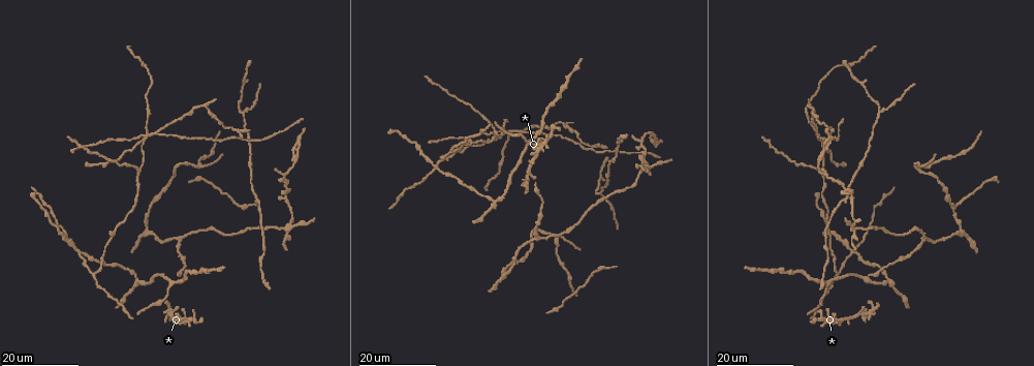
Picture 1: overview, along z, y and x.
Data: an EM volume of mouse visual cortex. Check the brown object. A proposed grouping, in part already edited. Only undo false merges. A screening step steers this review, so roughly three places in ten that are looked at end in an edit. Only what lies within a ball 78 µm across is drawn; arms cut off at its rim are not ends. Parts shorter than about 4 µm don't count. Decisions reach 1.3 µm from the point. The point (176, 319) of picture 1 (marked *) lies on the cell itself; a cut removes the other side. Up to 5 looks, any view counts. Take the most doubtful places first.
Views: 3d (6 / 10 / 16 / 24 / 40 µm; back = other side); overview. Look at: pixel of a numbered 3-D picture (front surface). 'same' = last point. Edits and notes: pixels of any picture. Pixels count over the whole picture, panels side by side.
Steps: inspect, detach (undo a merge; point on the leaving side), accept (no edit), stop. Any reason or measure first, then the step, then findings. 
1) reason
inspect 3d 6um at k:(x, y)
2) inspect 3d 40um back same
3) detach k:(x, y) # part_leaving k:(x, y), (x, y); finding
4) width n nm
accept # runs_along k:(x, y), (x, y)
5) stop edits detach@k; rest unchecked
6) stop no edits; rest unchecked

looks like a crossing
inspect 3d 24um at 1:(76, 252)

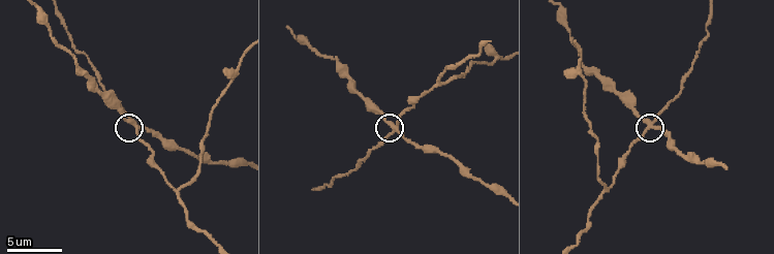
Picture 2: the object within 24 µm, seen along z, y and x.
inspect 3d 6um at 2:(134, 123)

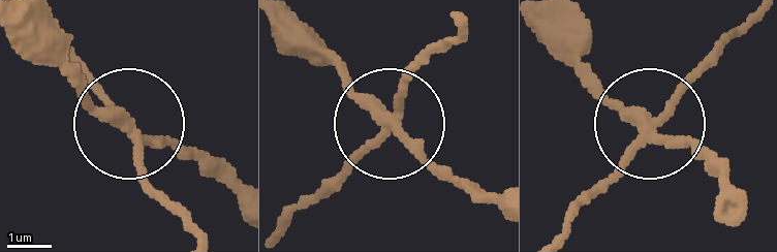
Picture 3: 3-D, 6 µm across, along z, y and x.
inspect 3d 6um back at 3:(641, 128)

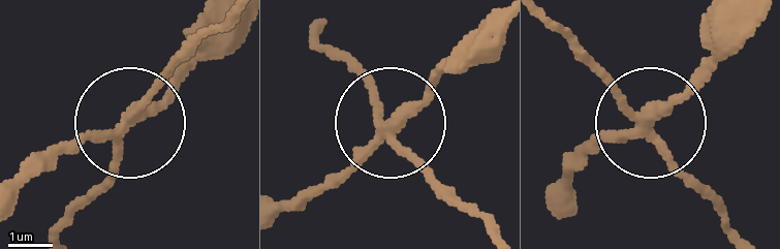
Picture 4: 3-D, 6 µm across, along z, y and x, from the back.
detach 4:(83, 135) # part_leaving 4:(121, 120), (24, 180); a second cell is stuck on

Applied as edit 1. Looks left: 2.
side arm on a straight run
inspect 3d 24um at 1:(144, 138)

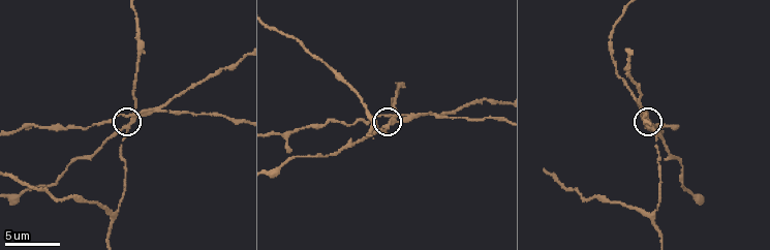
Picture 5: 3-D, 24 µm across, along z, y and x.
closer look
inspect 3d 10um at 5:(652, 126)

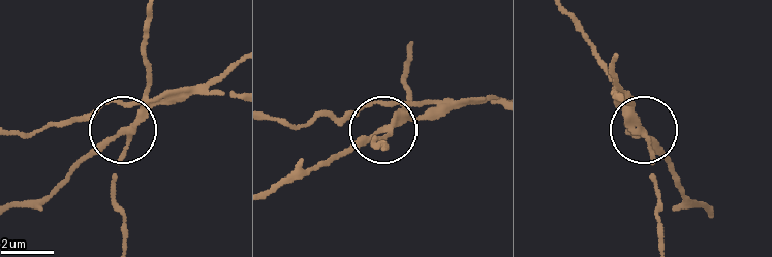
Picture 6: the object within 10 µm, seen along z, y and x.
side_arm 20 um
detach 6:(164, 97) # part_leaving 6:(142, 117), (199, 92), (233, 92); a second cell is stuck on

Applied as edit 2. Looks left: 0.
stop edits detach@4, detach@6; rest unchecked

